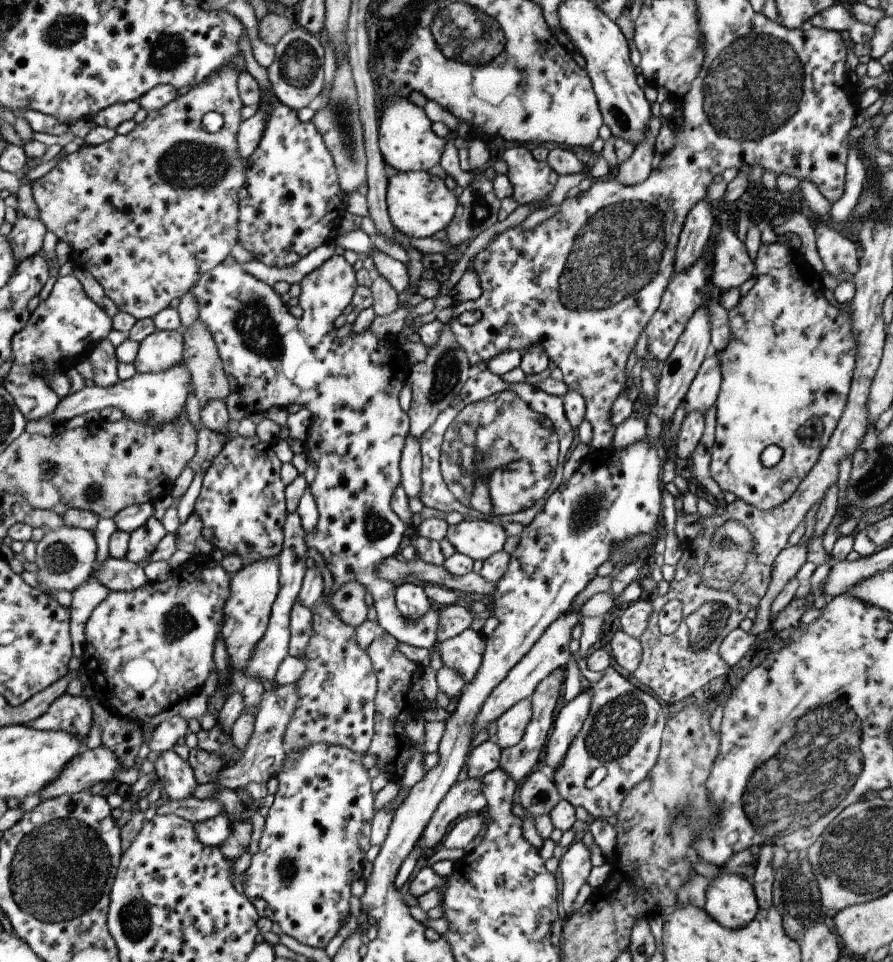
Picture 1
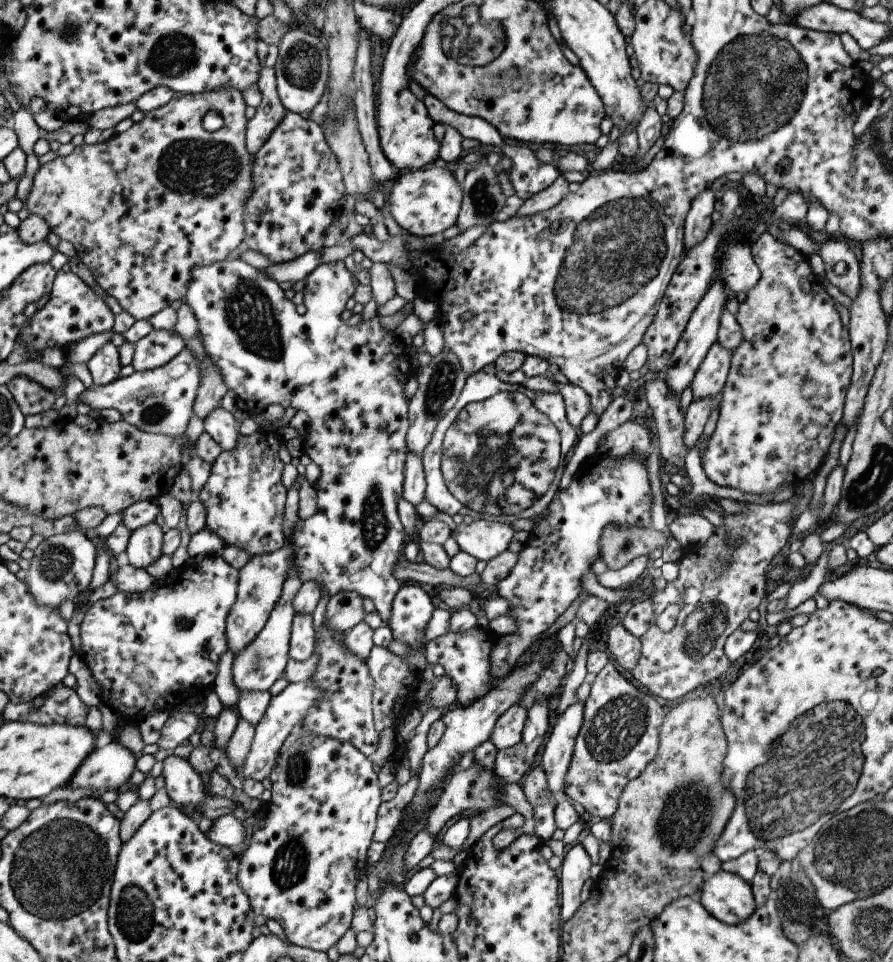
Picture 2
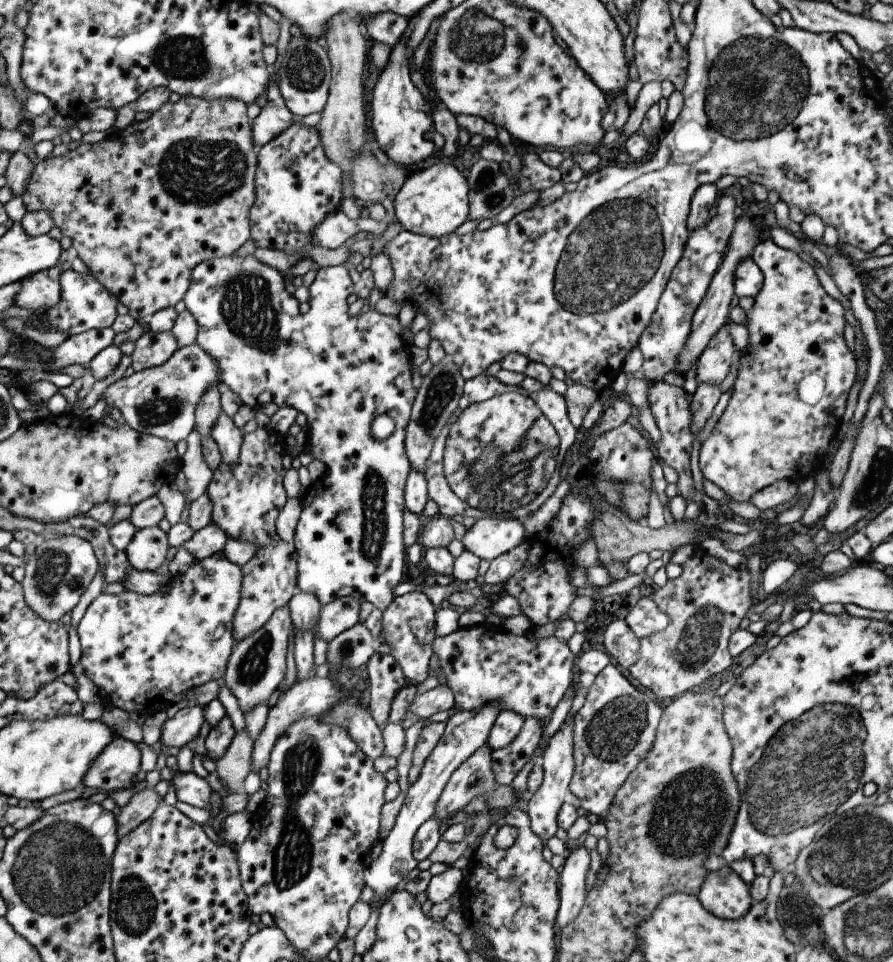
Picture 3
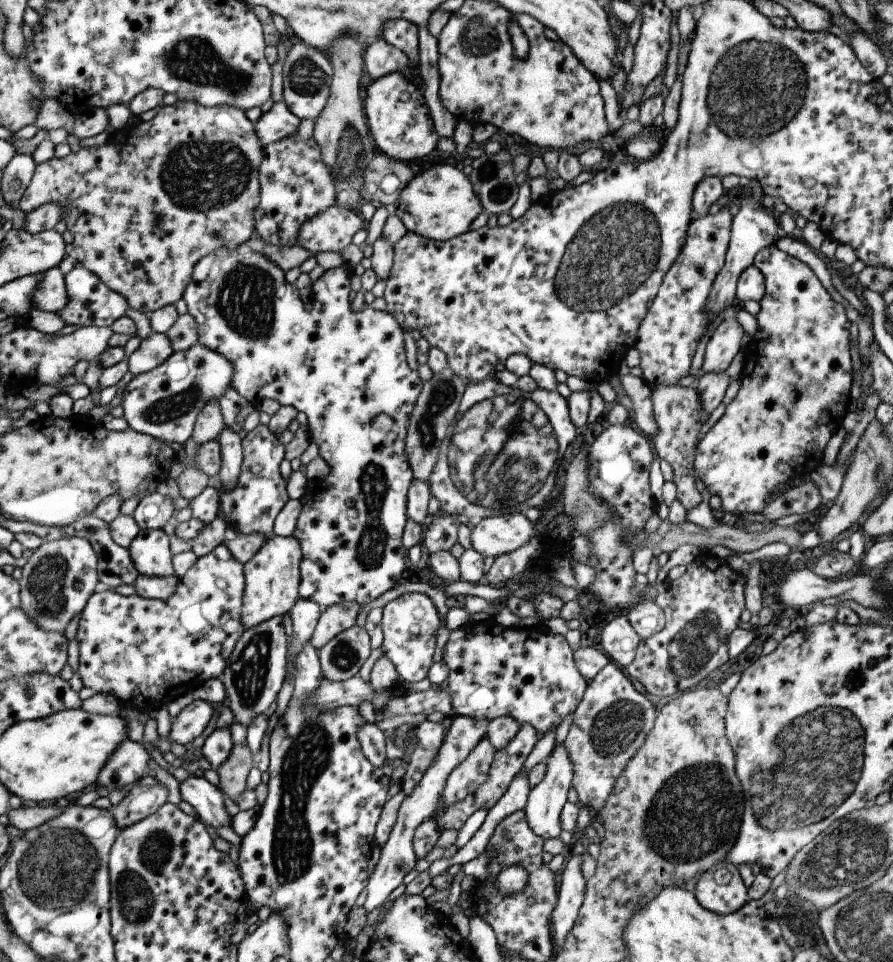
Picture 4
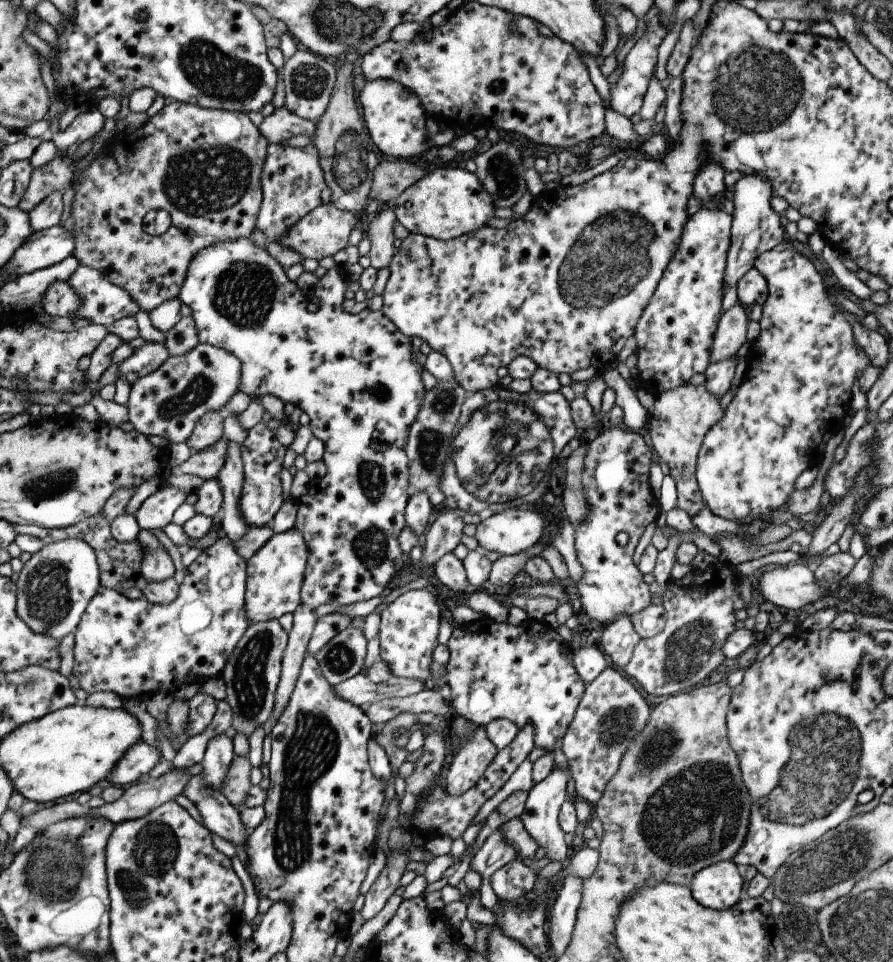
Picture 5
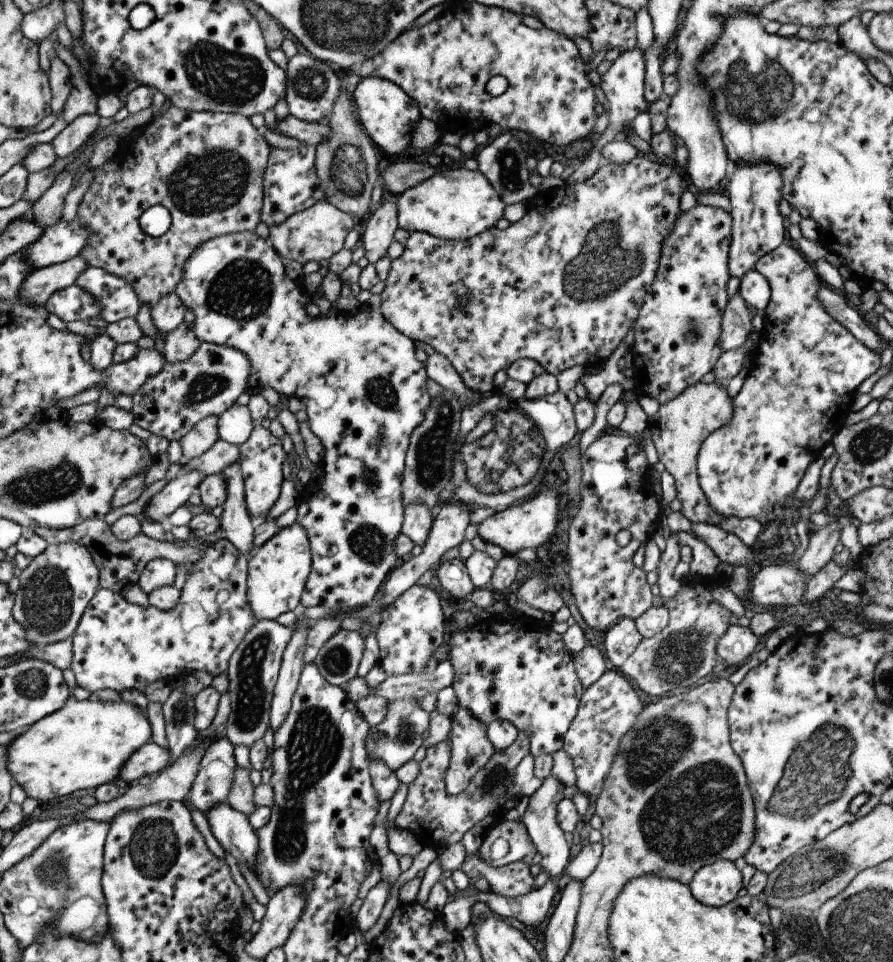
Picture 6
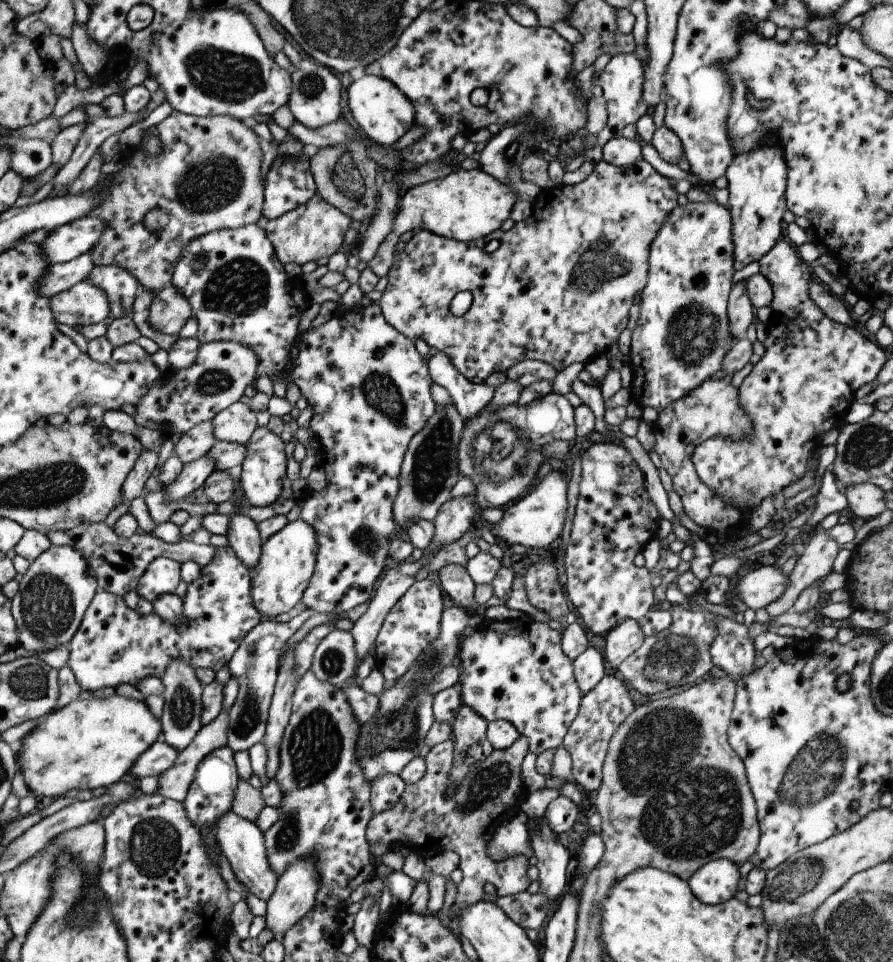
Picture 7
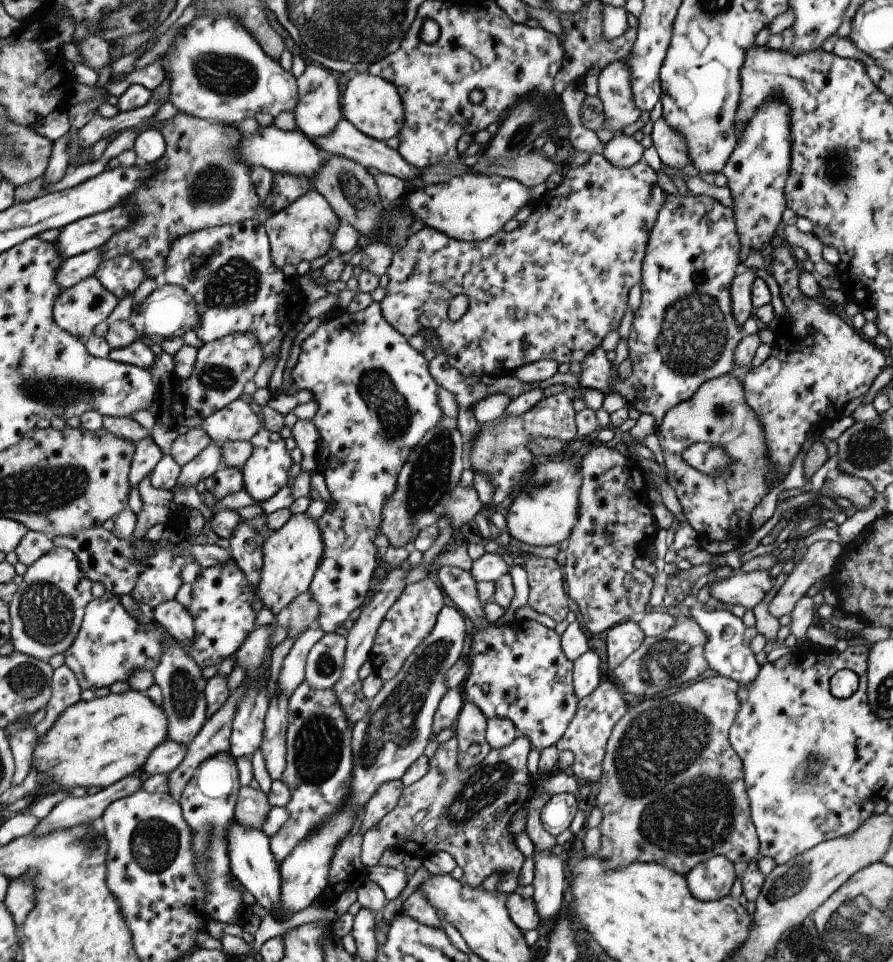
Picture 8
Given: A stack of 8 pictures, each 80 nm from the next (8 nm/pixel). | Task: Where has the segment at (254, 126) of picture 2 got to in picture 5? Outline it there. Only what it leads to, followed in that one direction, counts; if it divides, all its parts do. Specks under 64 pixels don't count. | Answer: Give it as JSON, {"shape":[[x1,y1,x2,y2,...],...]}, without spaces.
{"shape":[[285,106,274,109,271,115,263,118,261,124,256,128,268,144,283,143,296,135,306,135,311,139,314,132,313,123,299,119]]}

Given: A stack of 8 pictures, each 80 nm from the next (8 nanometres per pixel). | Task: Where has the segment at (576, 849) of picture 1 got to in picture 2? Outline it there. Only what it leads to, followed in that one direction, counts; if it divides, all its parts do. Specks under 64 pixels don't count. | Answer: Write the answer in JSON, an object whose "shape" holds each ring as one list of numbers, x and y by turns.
{"shape":[[575,844,562,857,557,869,559,882,559,920,567,921,581,906,581,887,589,877,591,862,581,844]]}

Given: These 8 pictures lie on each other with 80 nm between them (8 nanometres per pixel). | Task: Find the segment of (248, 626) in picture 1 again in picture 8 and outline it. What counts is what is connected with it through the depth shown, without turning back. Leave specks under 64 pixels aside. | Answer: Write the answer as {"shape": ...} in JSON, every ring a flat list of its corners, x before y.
{"shape":[[305,513,291,515,281,528,274,530,262,542,262,565,257,584,252,588,255,599,273,614,287,608,296,596,308,589,323,545,320,530,313,519]]}

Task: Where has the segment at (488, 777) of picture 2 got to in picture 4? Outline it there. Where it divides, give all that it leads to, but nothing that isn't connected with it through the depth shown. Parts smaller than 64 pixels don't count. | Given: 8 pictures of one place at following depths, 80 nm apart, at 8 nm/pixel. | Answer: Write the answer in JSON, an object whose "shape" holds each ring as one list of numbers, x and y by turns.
{"shape":[[483,736,445,778,440,807,453,806,467,794,472,794,479,784,483,784,495,752,495,748,492,748,489,740]]}

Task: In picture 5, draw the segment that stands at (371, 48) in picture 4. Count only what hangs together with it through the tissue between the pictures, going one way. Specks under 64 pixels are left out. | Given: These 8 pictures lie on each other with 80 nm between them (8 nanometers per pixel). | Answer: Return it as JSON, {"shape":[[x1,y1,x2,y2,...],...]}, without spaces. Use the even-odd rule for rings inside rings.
{"shape":[[464,2,451,10,442,26,429,27,425,32,419,32,412,42,397,43,388,39,370,49,360,59,359,73,363,74,366,81,395,80,419,98,427,116,441,117,441,122,450,130,458,128,463,132,471,132,478,127,487,130,494,127,523,136,533,143,565,150,605,133,605,103,593,87,587,68,575,48,558,37,541,36,533,20,513,16,490,5],[511,22,516,27,512,33,508,31],[495,81,503,82,499,94,491,88]]}

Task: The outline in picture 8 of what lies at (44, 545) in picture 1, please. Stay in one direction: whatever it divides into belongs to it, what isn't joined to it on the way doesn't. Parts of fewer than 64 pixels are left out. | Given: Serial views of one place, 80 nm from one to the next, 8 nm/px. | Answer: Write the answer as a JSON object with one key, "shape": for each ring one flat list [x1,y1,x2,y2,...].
{"shape":[[54,546,30,564,8,602,14,650,44,663,54,654,64,653,76,637,86,604,93,598,89,592,92,583,80,571,75,553,65,547]]}

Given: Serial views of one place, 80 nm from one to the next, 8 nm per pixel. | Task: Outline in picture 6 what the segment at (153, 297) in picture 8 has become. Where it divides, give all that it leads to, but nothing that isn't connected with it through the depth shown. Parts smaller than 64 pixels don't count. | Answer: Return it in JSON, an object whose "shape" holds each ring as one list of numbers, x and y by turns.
{"shape":[[174,292,166,294,150,307,151,322,156,330,164,336,183,321,185,310,186,306]]}

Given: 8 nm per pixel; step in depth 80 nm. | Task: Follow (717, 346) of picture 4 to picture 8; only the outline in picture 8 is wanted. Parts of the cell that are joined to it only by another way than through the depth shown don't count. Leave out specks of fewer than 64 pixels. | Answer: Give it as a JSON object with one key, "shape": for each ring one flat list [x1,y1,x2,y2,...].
{"shape":[[740,267,730,284,730,311,741,328,743,322,753,316,755,310,750,299,750,286,754,278,755,275,749,268]]}

